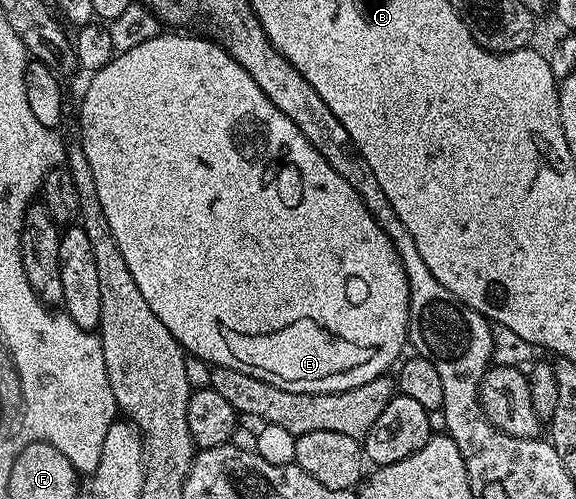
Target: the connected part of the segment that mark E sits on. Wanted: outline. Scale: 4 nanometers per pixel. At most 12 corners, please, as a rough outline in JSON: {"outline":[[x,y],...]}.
{"outline":[[219,42],[91,75],[150,312],[286,392],[388,374],[402,260]]}

